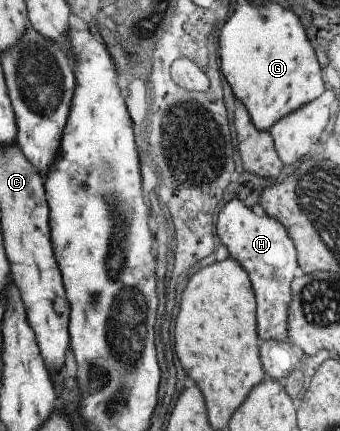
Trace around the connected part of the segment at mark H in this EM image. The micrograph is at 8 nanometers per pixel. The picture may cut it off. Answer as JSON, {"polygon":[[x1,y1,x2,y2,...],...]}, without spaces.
{"polygon":[[238,199,230,200,220,208,216,214,216,235,220,243,226,247,228,256,240,264,240,268,248,275,250,286,255,298,255,326,260,341,273,340,287,342,288,302,292,300,290,282,294,280,294,268,296,268,296,252,292,246,291,238,280,222,269,216,256,216,252,209,246,208]]}

